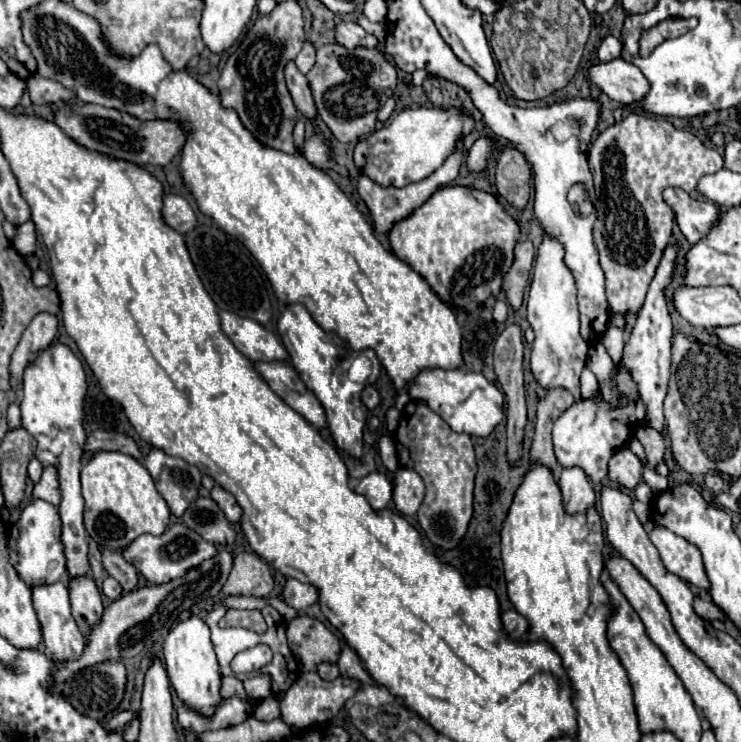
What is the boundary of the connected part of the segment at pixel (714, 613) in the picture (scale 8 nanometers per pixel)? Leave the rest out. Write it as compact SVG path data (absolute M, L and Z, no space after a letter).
M695 597L694 611L696 611L702 619L706 619L706 621L722 619L722 617L724 617L724 613L722 613L712 601L706 601L706 599L702 599L702 597Z

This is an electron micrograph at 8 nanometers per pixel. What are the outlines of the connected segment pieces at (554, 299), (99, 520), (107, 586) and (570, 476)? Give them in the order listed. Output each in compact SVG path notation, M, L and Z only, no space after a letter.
M544 235L538 249L534 275L528 291L526 319L534 329L530 351L530 371L542 389L566 389L576 399L580 397L580 373L586 367L588 343L580 339L580 319L576 307L576 285L568 267L564 267L564 249L554 239Z
M98 451L94 453L82 467L82 495L84 495L84 525L88 535L102 545L108 545L114 551L120 551L136 539L136 535L142 533L152 533L152 535L162 535L168 527L170 521L170 509L162 495L156 491L156 485L148 473L148 469L138 463L132 455L120 453L120 451Z
M106 577L106 579L104 579L102 591L104 591L104 595L106 595L108 599L118 599L118 597L122 595L122 587L120 587L120 583L118 583L114 577Z
M580 467L564 469L558 479L558 487L562 493L564 509L570 515L586 513L596 505L596 491Z

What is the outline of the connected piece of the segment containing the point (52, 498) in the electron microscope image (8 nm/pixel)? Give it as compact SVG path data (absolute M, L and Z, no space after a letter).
M46 467L42 471L40 481L32 489L32 499L42 499L52 505L60 503L60 489L56 483L56 471L52 471L52 467Z

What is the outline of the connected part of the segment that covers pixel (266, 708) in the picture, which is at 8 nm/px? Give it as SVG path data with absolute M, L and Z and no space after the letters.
M266 697L260 701L260 705L254 711L254 717L258 721L272 721L280 717L280 701L276 697Z

